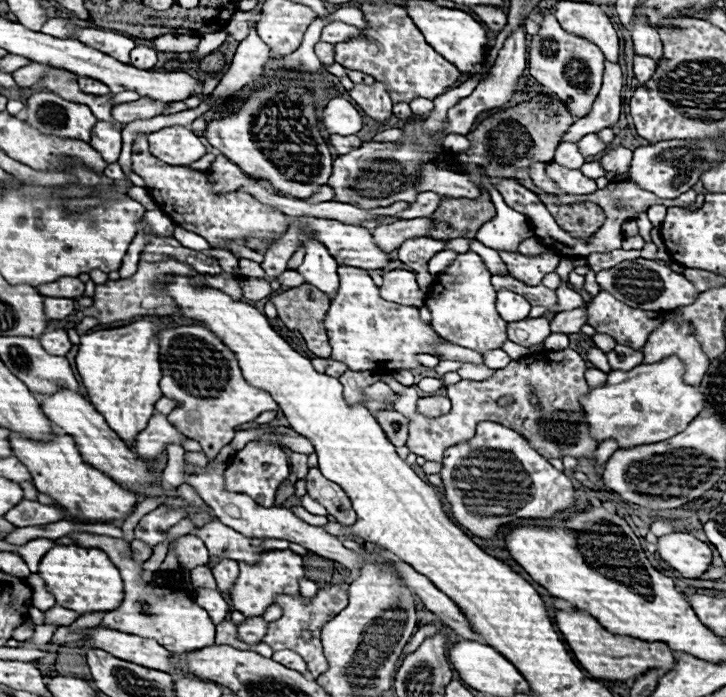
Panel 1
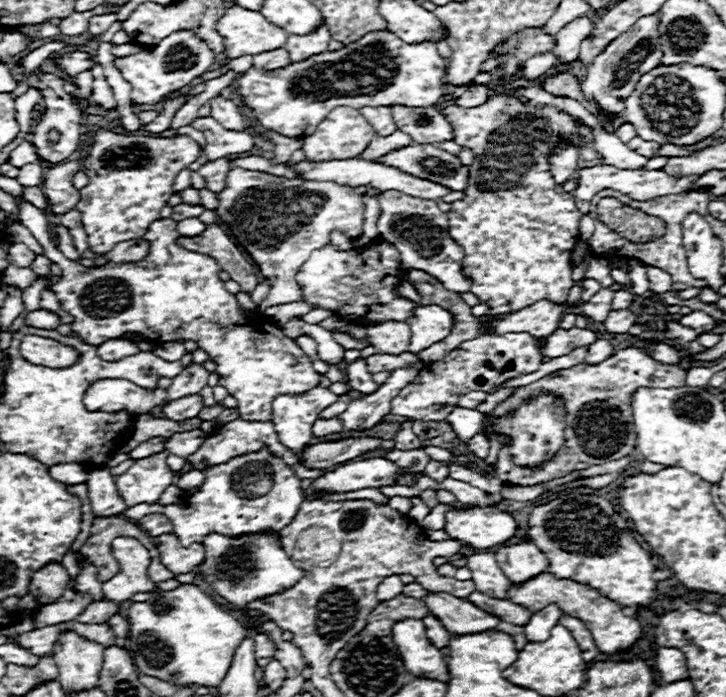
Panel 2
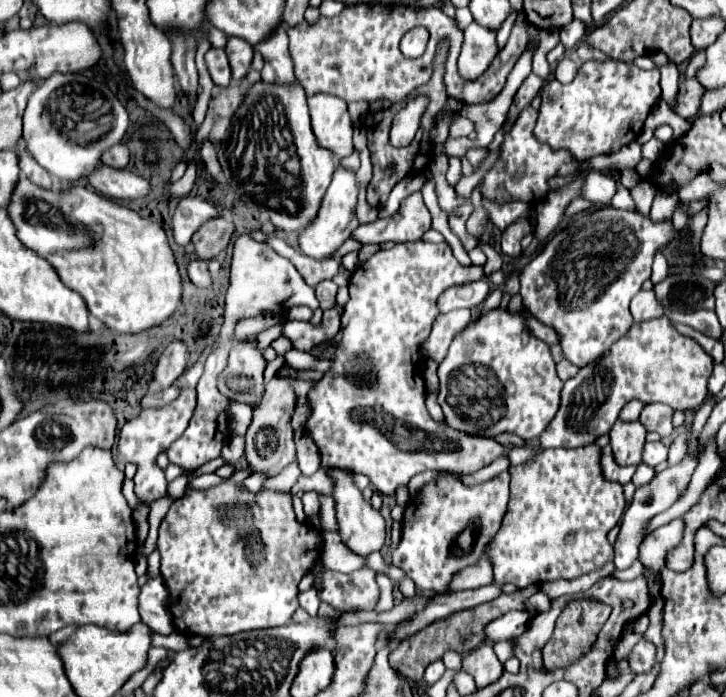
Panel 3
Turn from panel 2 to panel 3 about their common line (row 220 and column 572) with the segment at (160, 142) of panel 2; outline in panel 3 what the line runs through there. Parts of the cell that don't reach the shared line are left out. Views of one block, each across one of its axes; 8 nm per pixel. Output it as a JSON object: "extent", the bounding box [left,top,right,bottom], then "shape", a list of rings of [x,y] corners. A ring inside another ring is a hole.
{"extent":[534,60,660,160],"shape":[[[588,60],[578,68],[578,74],[572,84],[562,86],[560,82],[548,80],[540,90],[542,106],[540,116],[534,128],[534,134],[540,142],[548,142],[554,150],[566,148],[578,160],[592,158],[598,154],[612,154],[618,152],[622,146],[628,146],[636,140],[642,132],[644,120],[648,112],[654,108],[656,100],[660,98],[660,72],[658,68],[642,70],[636,64],[622,62],[622,60]]]}

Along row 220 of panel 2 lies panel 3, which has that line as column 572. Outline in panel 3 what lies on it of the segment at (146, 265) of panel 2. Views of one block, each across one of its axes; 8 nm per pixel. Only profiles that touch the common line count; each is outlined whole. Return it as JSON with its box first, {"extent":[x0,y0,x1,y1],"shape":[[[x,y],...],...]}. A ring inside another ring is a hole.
{"extent":[480,20,586,204],"shape":[[[574,20],[568,26],[560,28],[560,42],[564,44],[566,50],[570,50],[570,48],[574,48],[584,38],[584,34],[586,34],[584,24],[580,20]],[[528,106],[520,112],[520,116],[512,124],[510,132],[504,136],[496,164],[484,174],[484,178],[480,182],[482,198],[488,198],[490,202],[500,202],[500,204],[514,202],[514,200],[534,202],[548,194],[550,178],[576,174],[580,170],[580,162],[576,158],[572,158],[572,154],[568,154],[568,150],[552,150],[548,144],[536,140],[536,136],[534,136],[536,118],[538,118],[538,110],[534,110],[532,106]]]}

